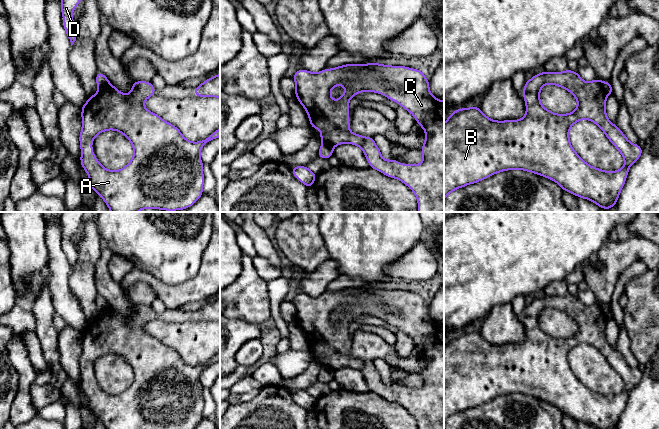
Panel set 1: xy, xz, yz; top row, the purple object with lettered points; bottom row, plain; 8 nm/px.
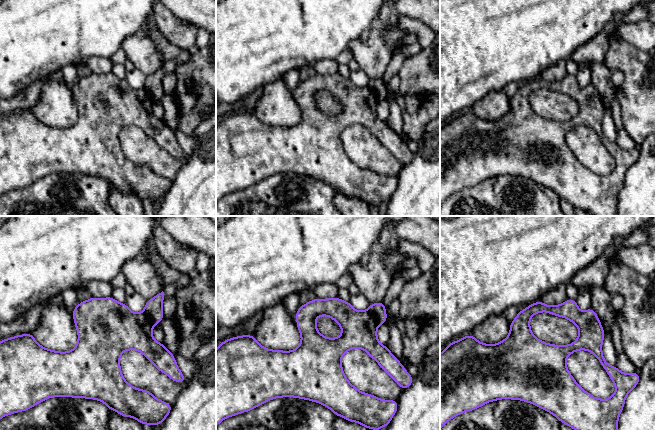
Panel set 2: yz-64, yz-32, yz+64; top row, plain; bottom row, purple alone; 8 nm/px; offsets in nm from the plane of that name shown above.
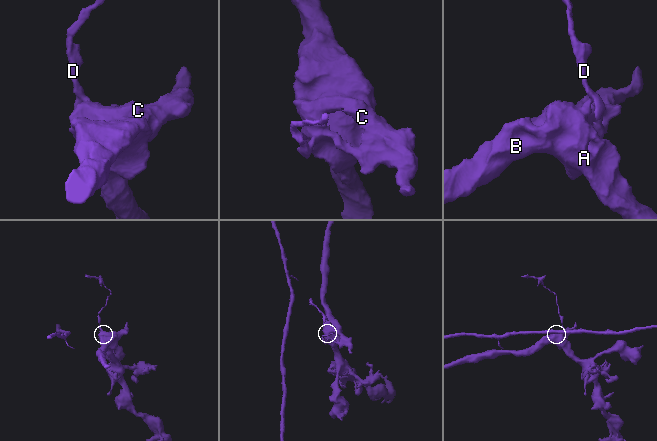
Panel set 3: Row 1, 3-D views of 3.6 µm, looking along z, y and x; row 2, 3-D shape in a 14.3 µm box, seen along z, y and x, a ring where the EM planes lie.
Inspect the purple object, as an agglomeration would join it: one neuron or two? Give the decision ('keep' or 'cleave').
cleave

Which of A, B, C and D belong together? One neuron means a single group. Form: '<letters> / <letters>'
A B C / D

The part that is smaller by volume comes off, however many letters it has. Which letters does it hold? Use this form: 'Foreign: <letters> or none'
Foreign: D

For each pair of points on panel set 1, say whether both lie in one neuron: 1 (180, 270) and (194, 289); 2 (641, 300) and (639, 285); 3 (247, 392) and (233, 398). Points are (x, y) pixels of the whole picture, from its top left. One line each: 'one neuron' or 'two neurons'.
1: two neurons
2: one neuron
3: one neuron

